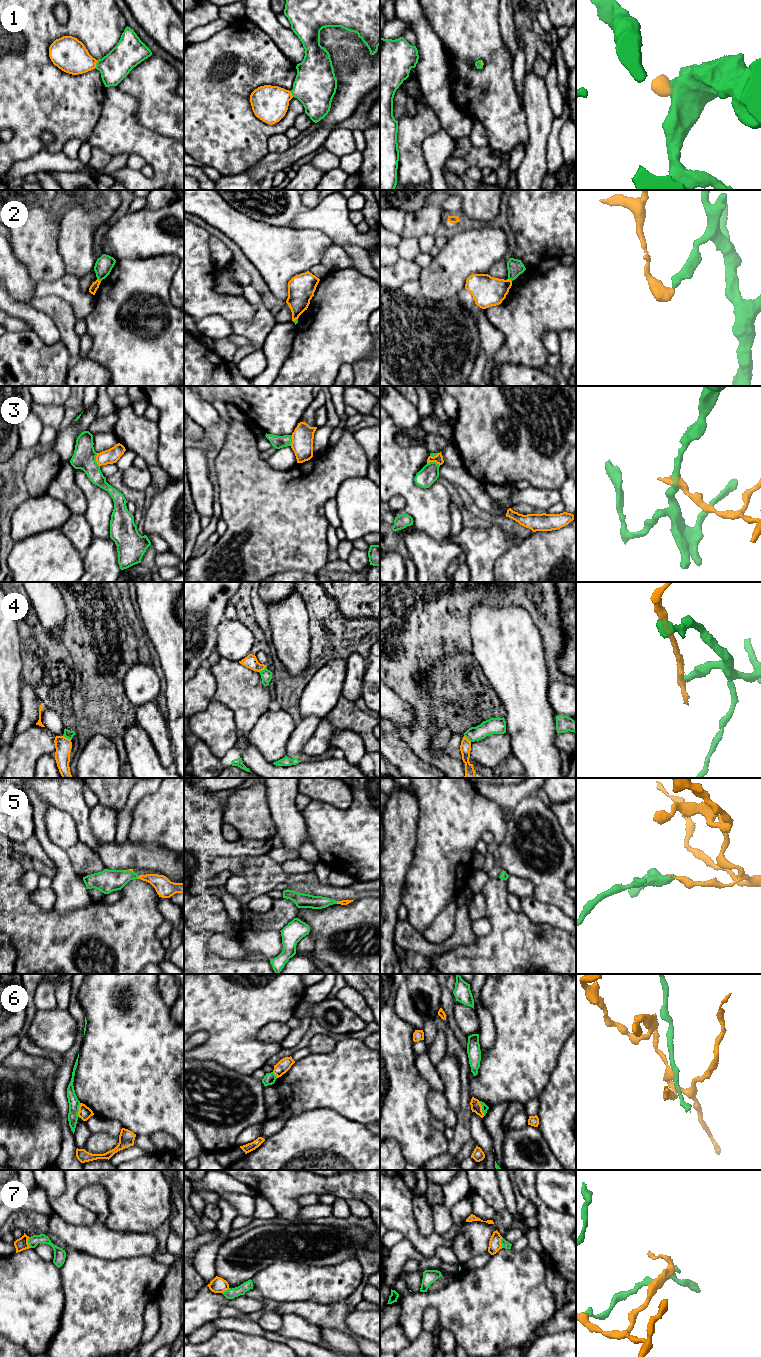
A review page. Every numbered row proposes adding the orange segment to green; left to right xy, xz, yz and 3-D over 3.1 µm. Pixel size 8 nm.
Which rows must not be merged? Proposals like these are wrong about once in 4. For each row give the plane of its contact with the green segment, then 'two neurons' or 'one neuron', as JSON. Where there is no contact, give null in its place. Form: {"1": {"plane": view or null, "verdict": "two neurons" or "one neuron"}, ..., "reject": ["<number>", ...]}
{"1": {"plane": "xy", "verdict": "one neuron"}, "2": {"plane": "xy", "verdict": "two neurons"}, "3": {"plane": "xy", "verdict": "two neurons"}, "4": {"plane": "xy", "verdict": "two neurons"}, "5": {"plane": "xy", "verdict": "one neuron"}, "6": {"plane": "yz", "verdict": "two neurons"}, "7": {"plane": "xy", "verdict": "two neurons"}, "reject": ["2", "3", "4", "6", "7"]}

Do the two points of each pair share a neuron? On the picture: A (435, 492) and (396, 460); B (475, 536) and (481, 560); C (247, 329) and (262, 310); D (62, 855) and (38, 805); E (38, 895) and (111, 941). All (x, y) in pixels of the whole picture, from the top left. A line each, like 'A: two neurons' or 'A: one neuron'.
A: one neuron
B: one neuron
C: one neuron
D: one neuron
E: two neurons

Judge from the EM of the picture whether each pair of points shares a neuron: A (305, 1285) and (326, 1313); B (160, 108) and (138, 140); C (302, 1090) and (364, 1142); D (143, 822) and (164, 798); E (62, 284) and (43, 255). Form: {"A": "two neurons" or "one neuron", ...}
{"A": "two neurons", "B": "two neurons", "C": "two neurons", "D": "one neuron", "E": "two neurons"}

